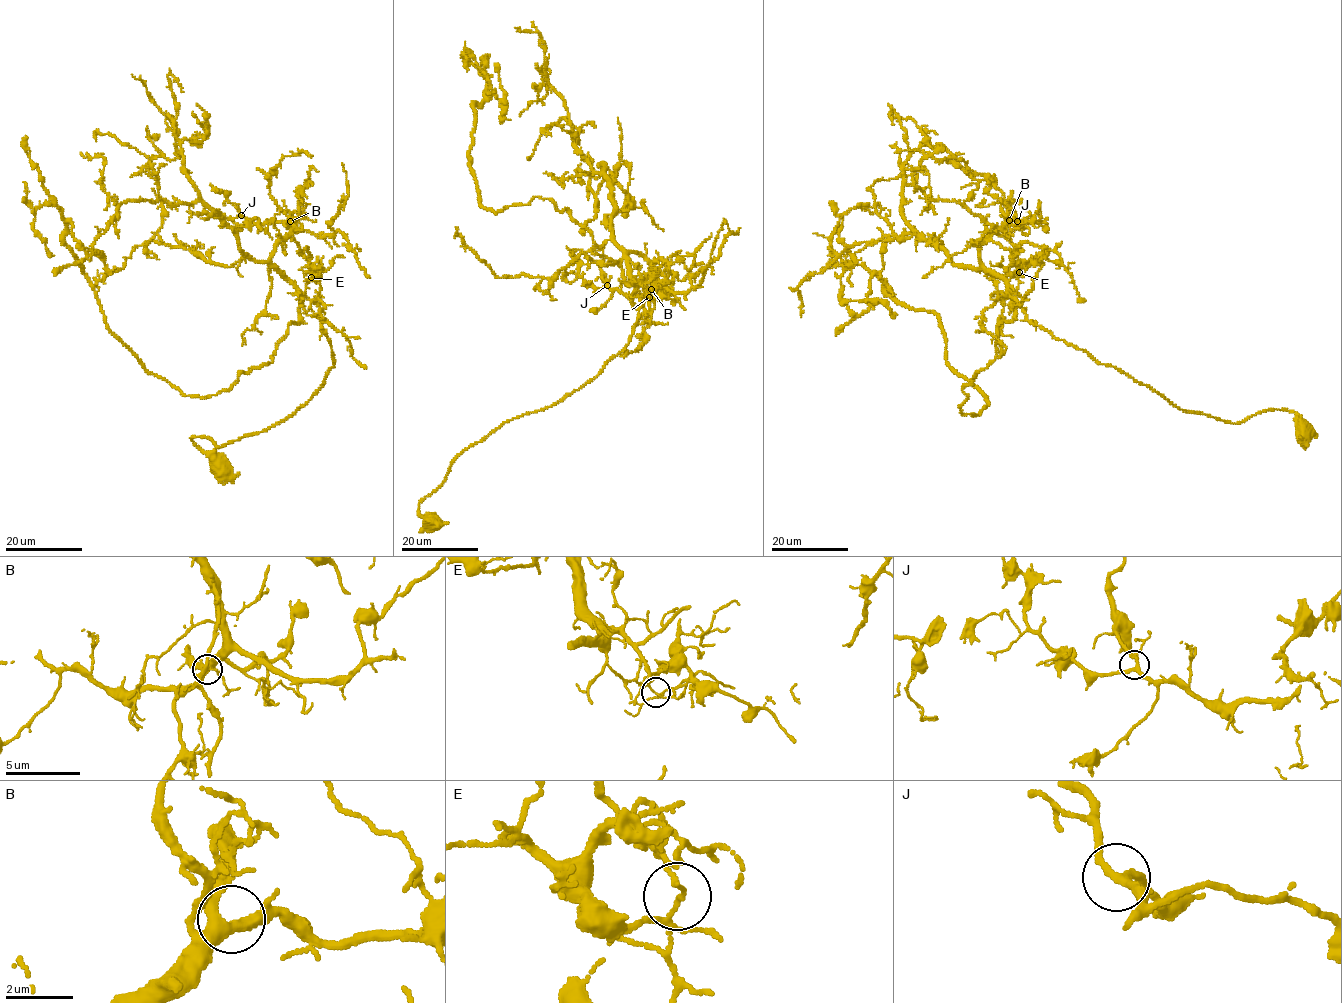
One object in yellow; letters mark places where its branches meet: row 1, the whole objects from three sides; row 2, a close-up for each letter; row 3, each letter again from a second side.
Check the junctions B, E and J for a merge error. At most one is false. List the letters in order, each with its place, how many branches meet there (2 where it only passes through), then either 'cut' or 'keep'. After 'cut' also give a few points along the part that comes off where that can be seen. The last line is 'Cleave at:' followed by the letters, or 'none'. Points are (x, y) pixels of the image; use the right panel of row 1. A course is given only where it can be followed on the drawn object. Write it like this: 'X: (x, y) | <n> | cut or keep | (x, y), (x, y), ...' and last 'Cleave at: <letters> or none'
B: (1009, 220) | 3 | keep
E: (1019, 272) | 3 | cut | (1019, 272), (1012, 264), (1015, 247), (1020, 246)
J: (1017, 221) | 3 | keep
Cleave at: E

